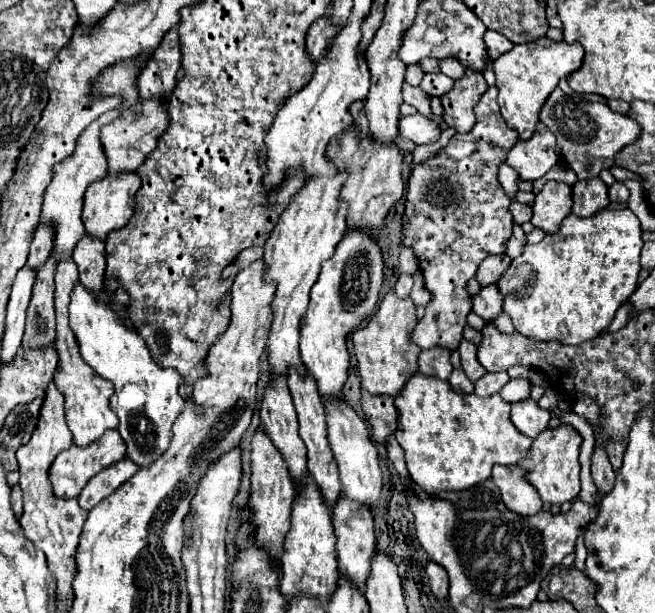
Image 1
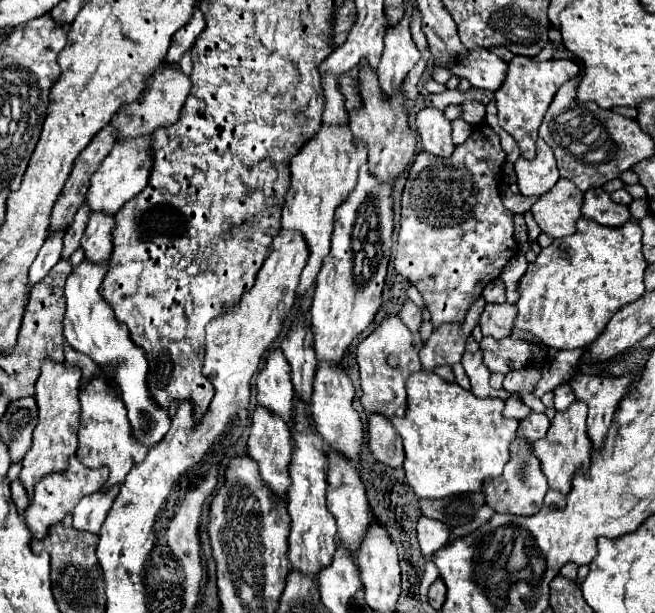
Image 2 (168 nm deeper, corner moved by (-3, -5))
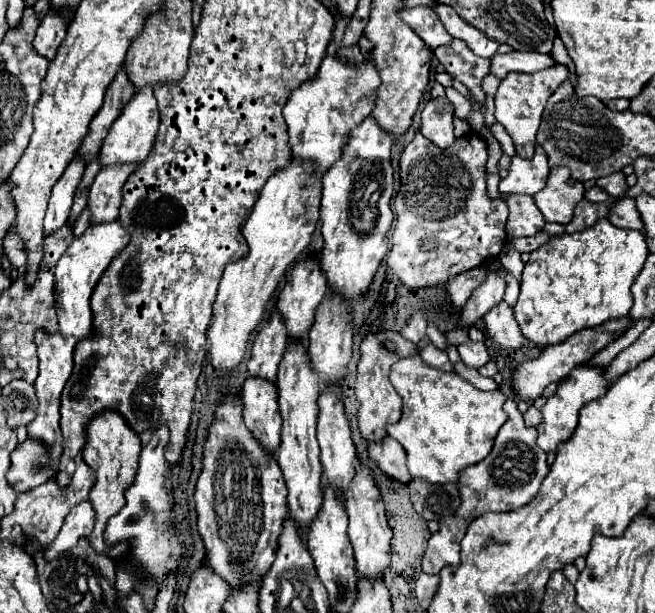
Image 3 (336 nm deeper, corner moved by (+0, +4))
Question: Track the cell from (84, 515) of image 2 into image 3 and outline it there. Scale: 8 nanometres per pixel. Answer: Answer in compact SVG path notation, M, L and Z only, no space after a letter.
M90 501L74 505L72 513L68 513L68 517L64 519L64 525L62 525L56 541L52 541L52 545L46 551L48 561L58 557L60 553L72 549L80 537L88 537L88 533L92 533L92 529L94 529L94 521L96 521L96 511L92 509Z

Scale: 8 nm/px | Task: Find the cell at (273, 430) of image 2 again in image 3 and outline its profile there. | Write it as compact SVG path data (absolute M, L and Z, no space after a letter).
M260 377L246 379L242 387L244 423L254 439L270 453L276 453L280 445L282 417L276 405L276 385L262 381Z

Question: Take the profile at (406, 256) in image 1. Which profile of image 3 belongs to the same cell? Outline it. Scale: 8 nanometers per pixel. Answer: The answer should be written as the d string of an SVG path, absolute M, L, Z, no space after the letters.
M476 267L476 269L464 271L456 279L452 279L448 283L448 289L446 289L452 307L460 309L468 301L468 297L472 295L472 291L482 283L484 275L488 275L488 269L486 267Z

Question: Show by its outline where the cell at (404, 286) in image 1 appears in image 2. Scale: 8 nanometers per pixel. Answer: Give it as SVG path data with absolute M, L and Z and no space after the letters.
M411 300L405 302L399 318L403 320L403 324L405 324L411 332L419 332L419 326L421 326L421 322L423 322L423 320L421 320L421 308L417 308Z

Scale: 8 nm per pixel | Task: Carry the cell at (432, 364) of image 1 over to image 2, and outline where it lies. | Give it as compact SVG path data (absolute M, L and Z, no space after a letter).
M481 296L471 304L465 314L463 324L445 324L433 330L431 338L421 348L421 364L425 370L433 370L435 366L453 366L461 360L465 352L465 342L471 336L473 328L479 324L479 316L487 306L485 298Z

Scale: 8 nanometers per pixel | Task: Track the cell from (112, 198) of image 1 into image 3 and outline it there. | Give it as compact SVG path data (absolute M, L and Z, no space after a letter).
M144 87L134 93L128 105L124 105L122 115L114 121L110 127L104 145L100 149L100 165L140 165L148 159L148 153L152 153L154 139L158 133L158 109L156 109L156 97L152 95L152 89Z

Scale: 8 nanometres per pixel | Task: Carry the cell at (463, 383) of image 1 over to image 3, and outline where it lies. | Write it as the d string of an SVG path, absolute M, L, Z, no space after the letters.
M432 343L426 345L422 351L420 351L420 357L424 359L424 363L428 363L430 367L436 367L436 369L442 369L442 371L453 371L452 363L448 359L448 355L444 351L440 351L438 347L434 347Z

